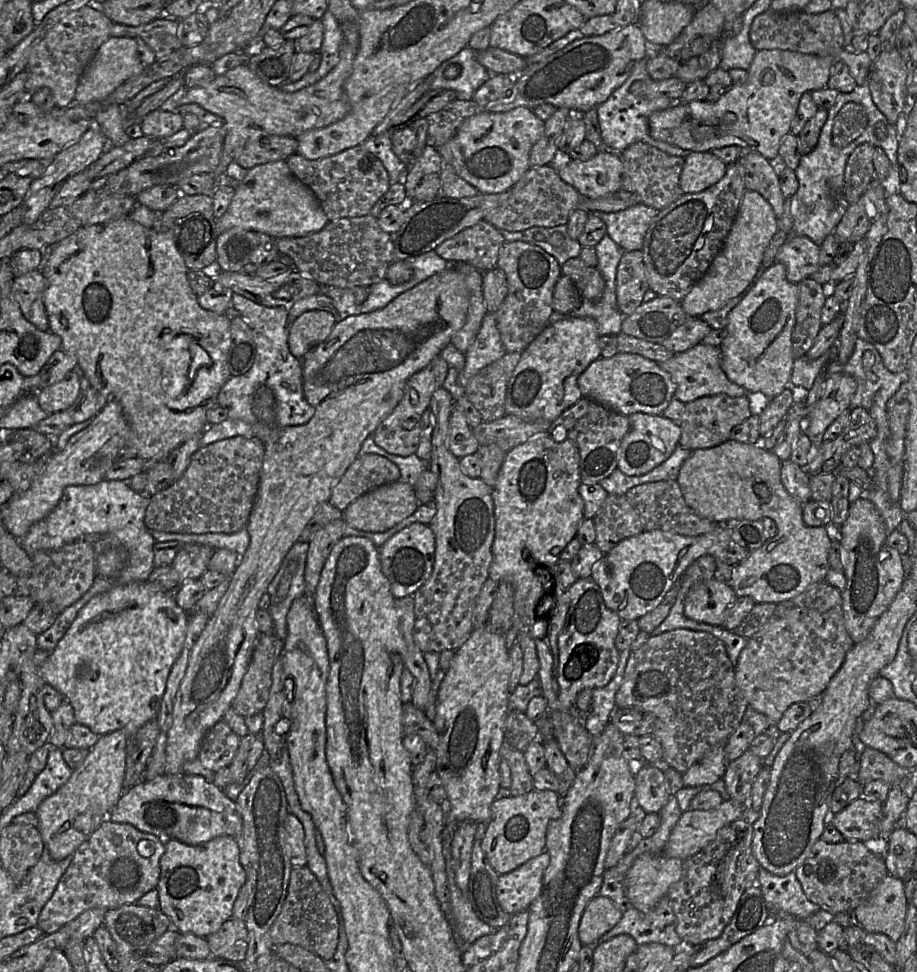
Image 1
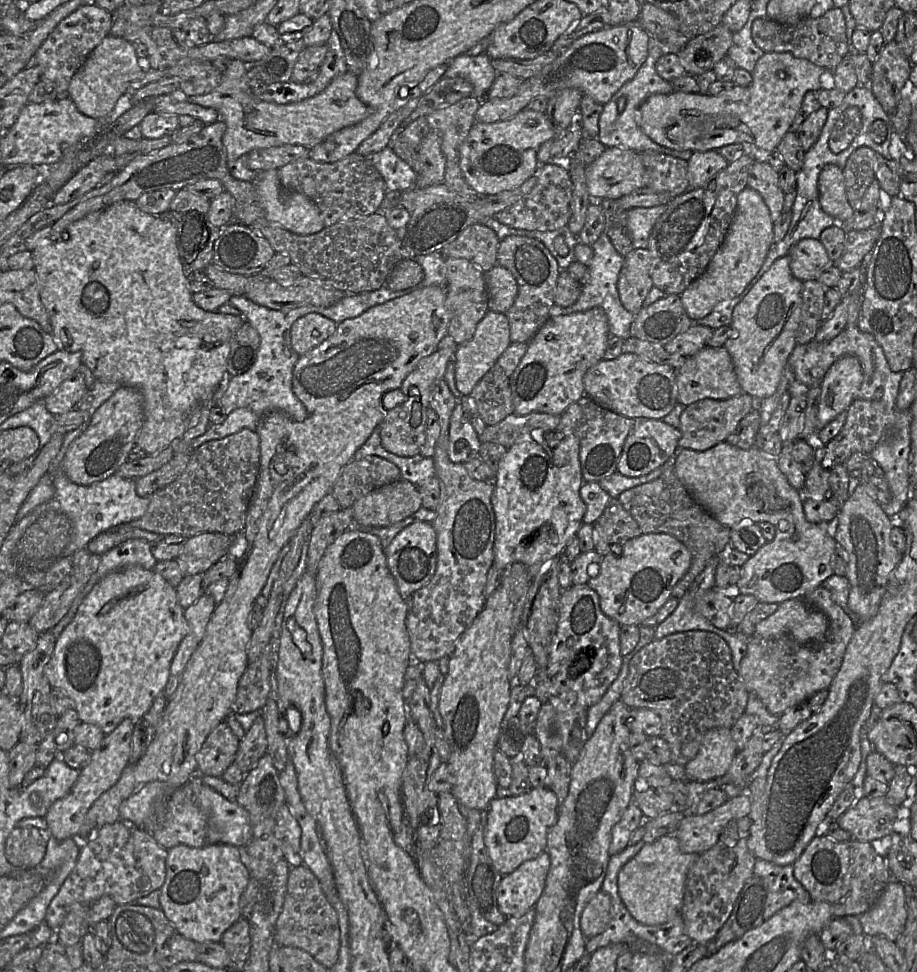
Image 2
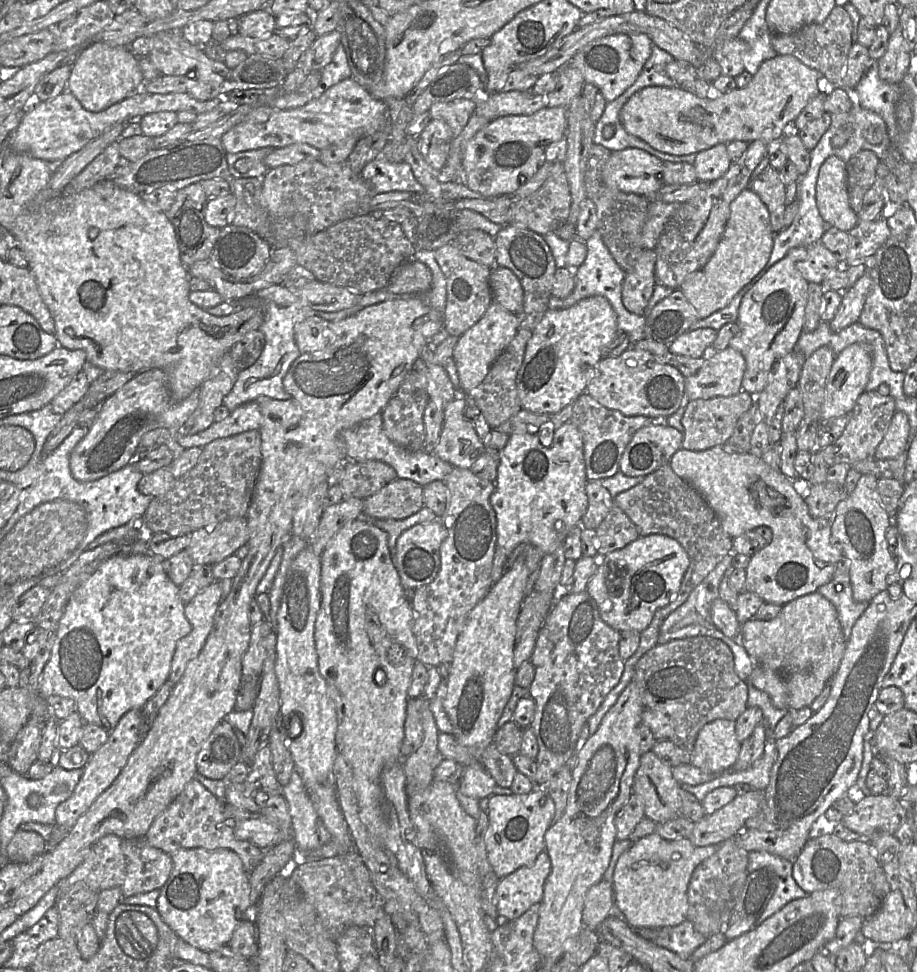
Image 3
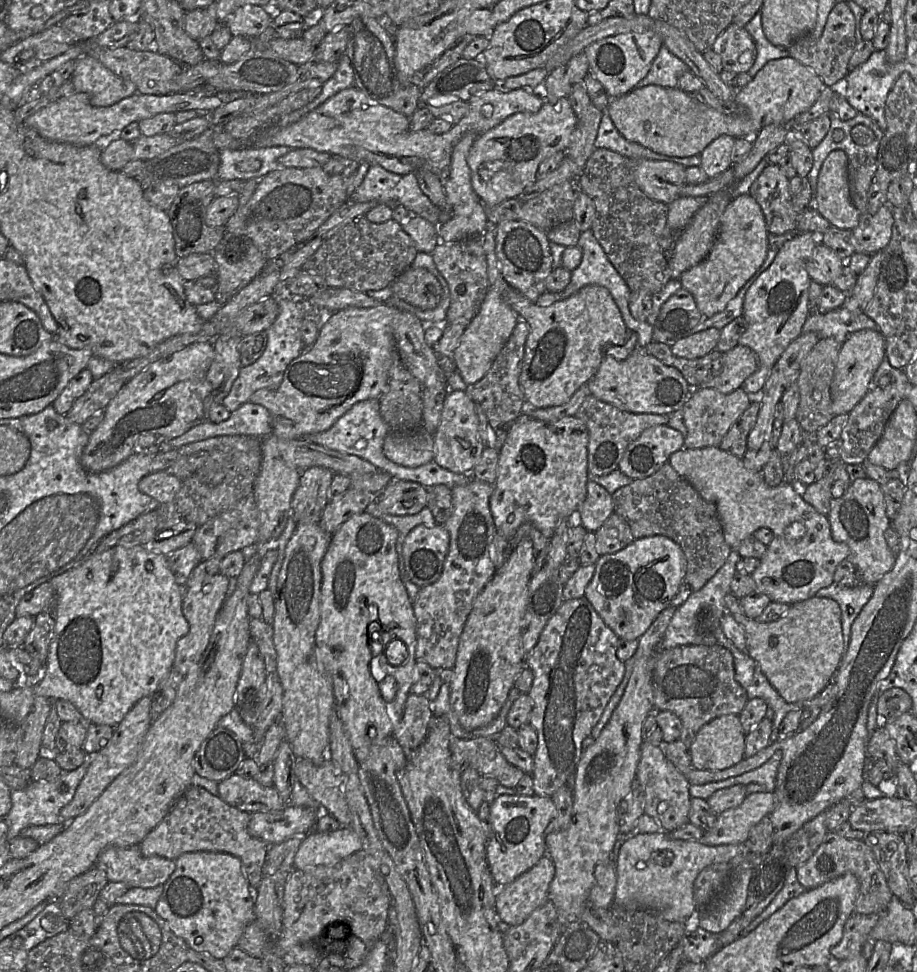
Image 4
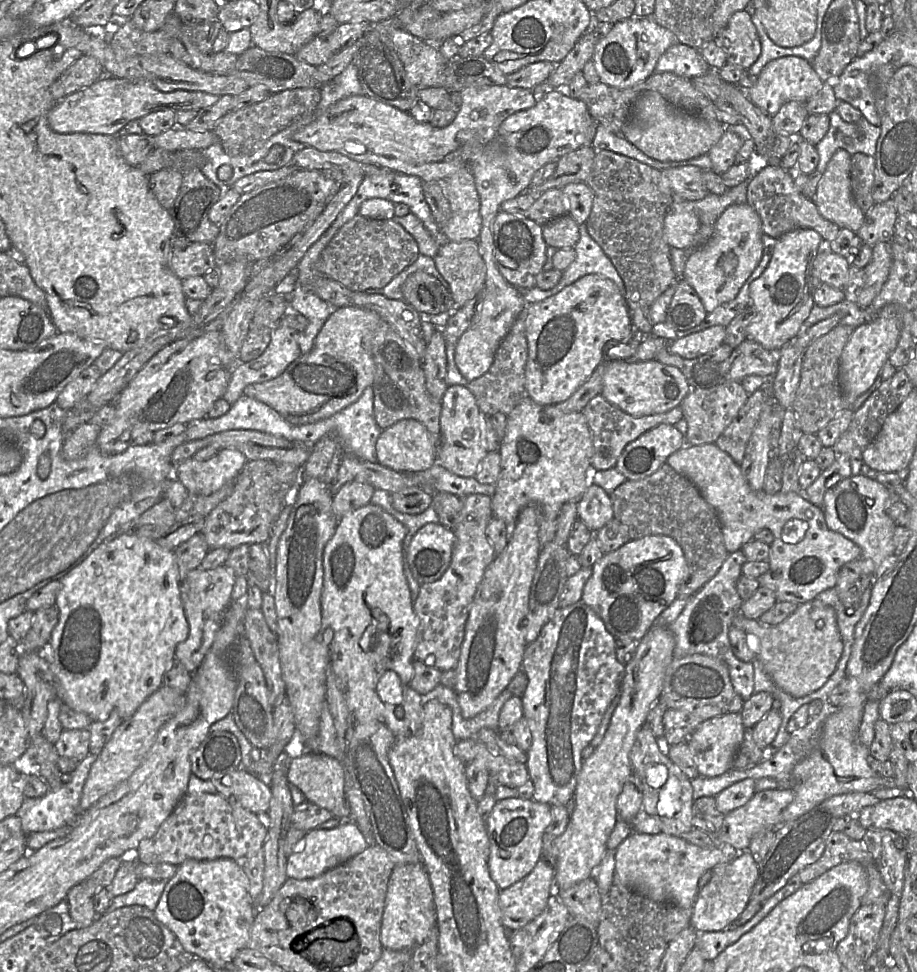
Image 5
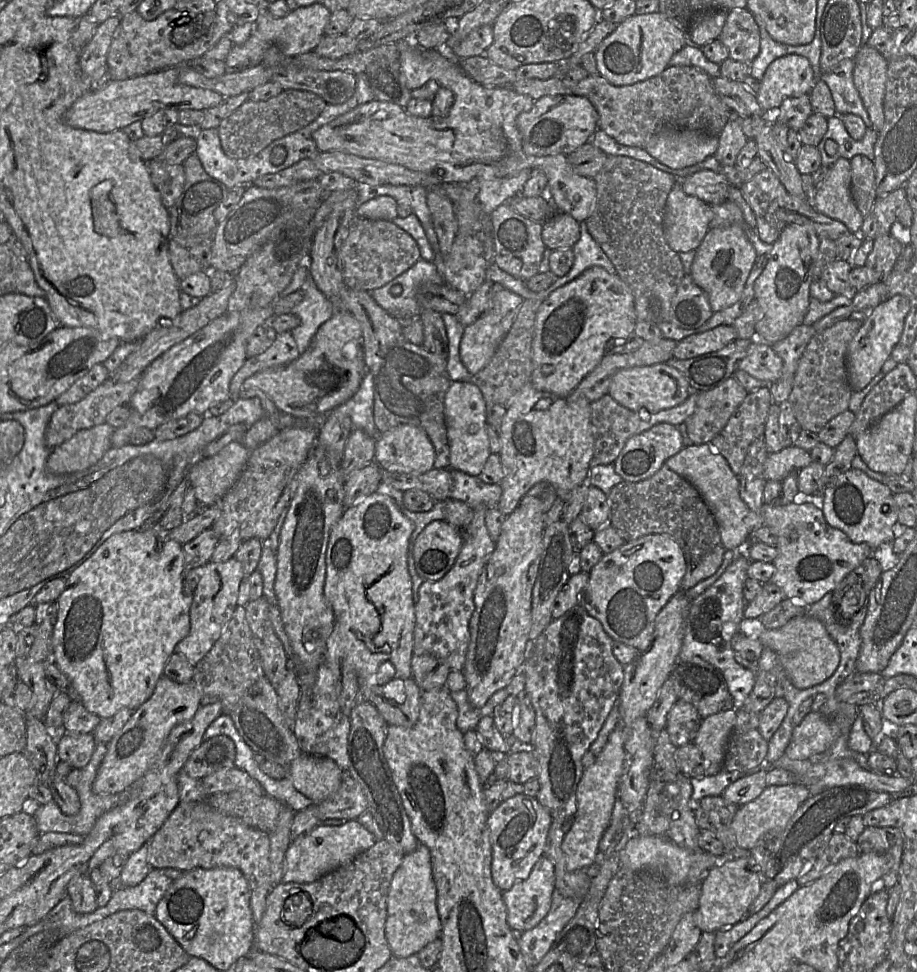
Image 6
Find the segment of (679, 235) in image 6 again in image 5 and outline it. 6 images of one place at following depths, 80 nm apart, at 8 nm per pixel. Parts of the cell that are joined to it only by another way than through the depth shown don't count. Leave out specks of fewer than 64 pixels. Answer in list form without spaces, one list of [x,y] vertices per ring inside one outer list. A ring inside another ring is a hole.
[[[672,201],[663,225],[664,240],[669,247],[694,250],[692,244],[701,225],[694,206],[695,201]]]

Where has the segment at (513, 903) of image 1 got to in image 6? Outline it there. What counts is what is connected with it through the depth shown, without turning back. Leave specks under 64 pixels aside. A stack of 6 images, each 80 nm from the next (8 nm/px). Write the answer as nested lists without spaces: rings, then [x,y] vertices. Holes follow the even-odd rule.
[[[542,855],[526,880],[502,892],[509,927],[525,932],[537,926],[551,908],[554,889],[554,865]]]

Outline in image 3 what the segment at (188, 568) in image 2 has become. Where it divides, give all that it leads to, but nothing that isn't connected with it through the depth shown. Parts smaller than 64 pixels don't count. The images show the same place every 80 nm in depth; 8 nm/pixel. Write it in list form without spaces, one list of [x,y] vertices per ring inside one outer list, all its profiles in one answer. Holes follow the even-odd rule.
[[[236,517],[192,532],[185,549],[194,566],[215,565],[249,541],[246,517]]]

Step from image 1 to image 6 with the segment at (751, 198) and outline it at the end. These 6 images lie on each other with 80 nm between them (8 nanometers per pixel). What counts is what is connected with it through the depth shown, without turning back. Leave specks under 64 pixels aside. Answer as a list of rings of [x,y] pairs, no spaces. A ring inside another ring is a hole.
[[[739,225],[709,229],[696,249],[690,274],[707,294],[714,313],[732,306],[741,298],[755,259],[756,251]]]

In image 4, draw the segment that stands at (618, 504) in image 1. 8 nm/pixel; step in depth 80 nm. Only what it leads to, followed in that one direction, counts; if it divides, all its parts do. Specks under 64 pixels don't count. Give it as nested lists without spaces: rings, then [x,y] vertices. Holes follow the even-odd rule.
[[[612,513],[595,534],[601,556],[616,553],[635,540],[627,522],[616,513]]]

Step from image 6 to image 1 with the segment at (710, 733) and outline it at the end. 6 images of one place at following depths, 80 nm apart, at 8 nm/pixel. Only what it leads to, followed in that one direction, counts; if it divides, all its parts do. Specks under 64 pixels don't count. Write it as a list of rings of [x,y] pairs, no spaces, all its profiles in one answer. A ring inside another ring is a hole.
[[[725,745],[714,746],[700,761],[682,775],[684,787],[709,786],[723,779],[727,769]]]

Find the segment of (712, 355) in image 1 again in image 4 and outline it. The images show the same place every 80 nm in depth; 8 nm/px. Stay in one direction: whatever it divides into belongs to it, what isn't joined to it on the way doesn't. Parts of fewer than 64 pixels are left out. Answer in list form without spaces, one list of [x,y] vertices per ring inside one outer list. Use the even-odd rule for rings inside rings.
[[[737,345],[723,353],[723,370],[719,376],[704,382],[700,388],[729,394],[742,387],[744,381],[759,367],[757,354],[747,346]]]

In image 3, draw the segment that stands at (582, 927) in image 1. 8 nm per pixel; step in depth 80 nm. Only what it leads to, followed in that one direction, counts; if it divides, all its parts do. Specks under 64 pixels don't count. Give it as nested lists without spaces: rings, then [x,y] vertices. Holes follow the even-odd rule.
[[[604,879],[589,889],[582,912],[583,927],[597,931],[598,926],[609,916],[613,895],[613,884]]]

